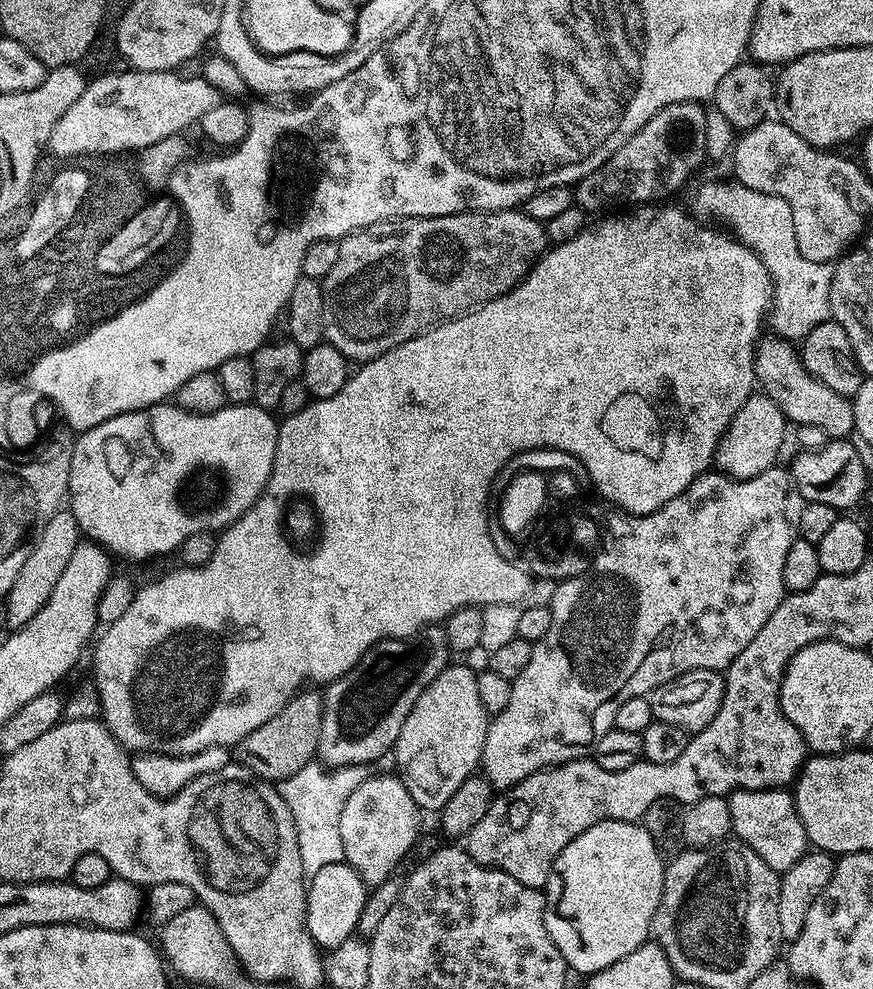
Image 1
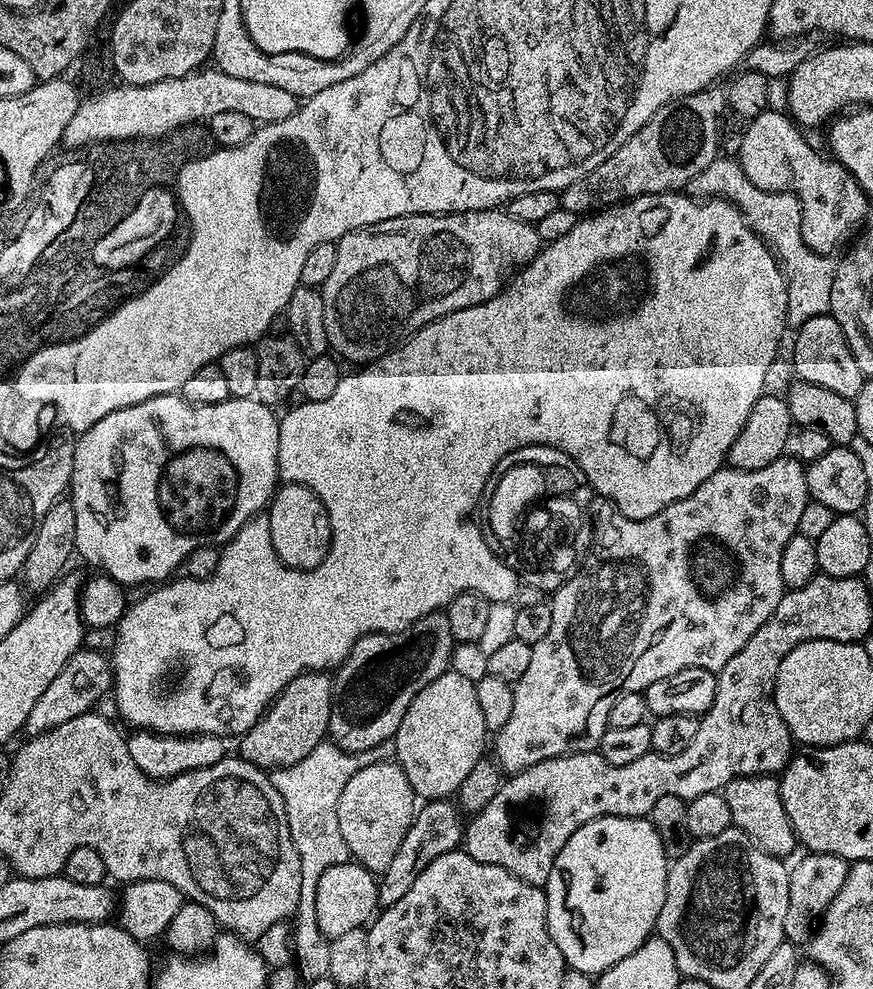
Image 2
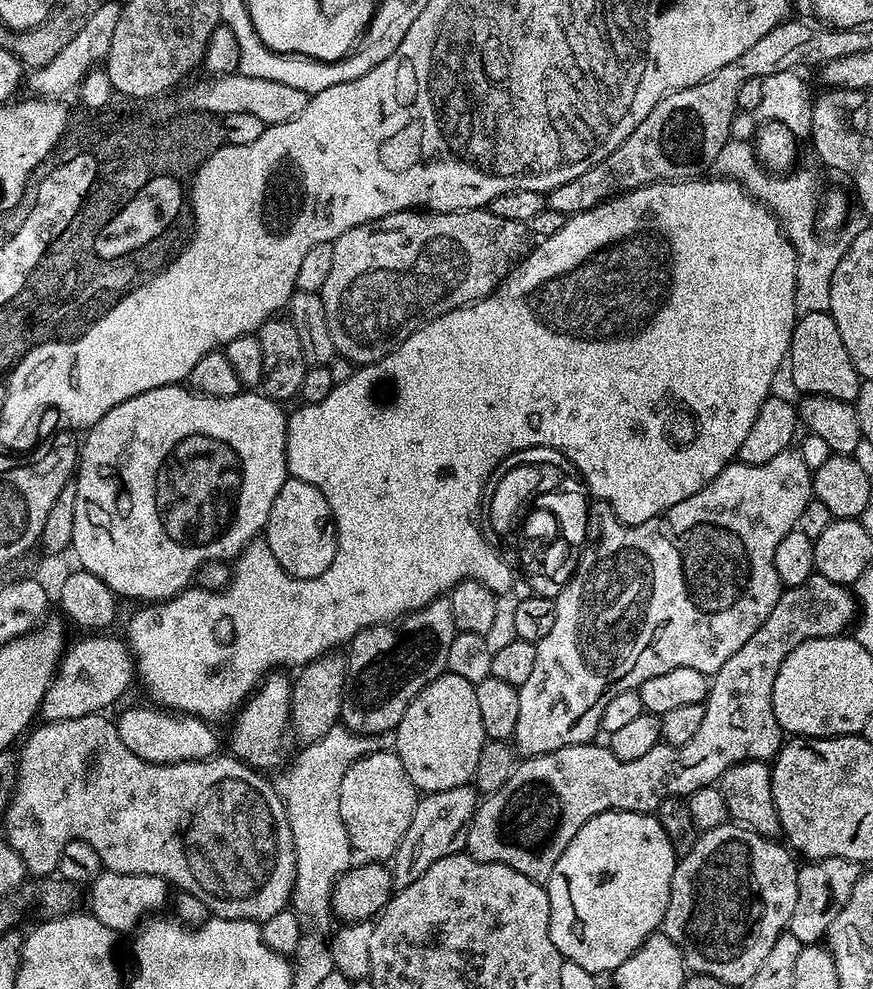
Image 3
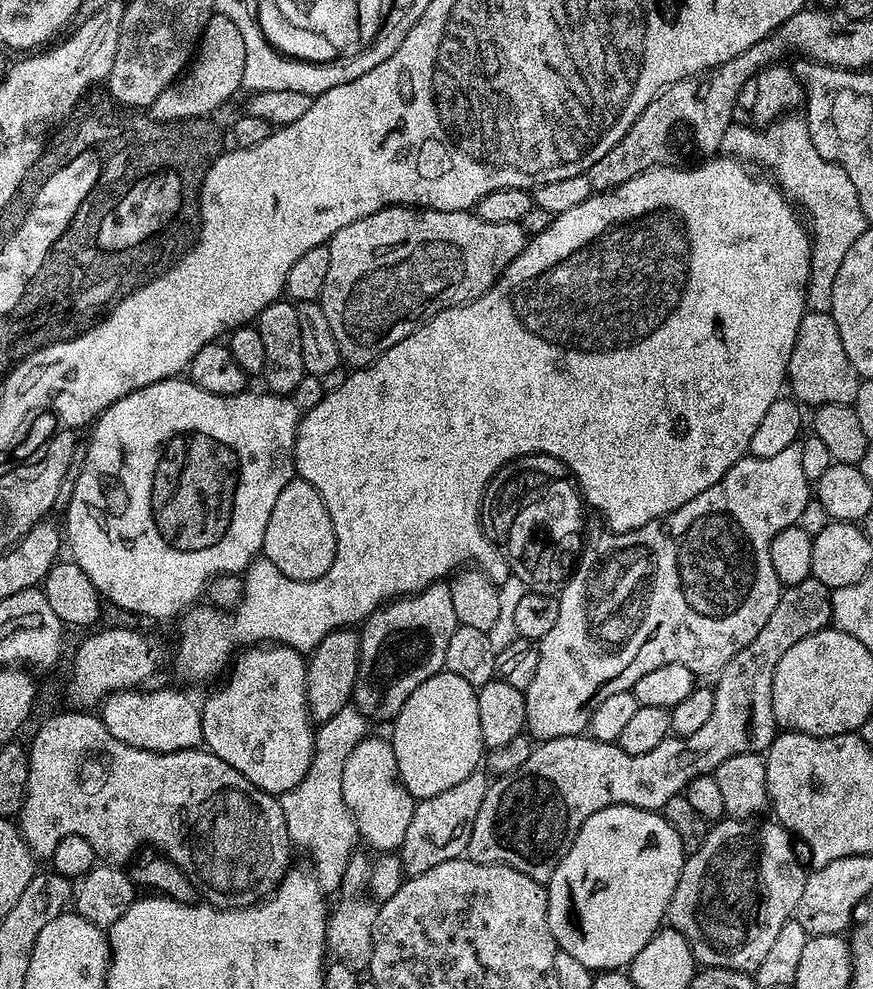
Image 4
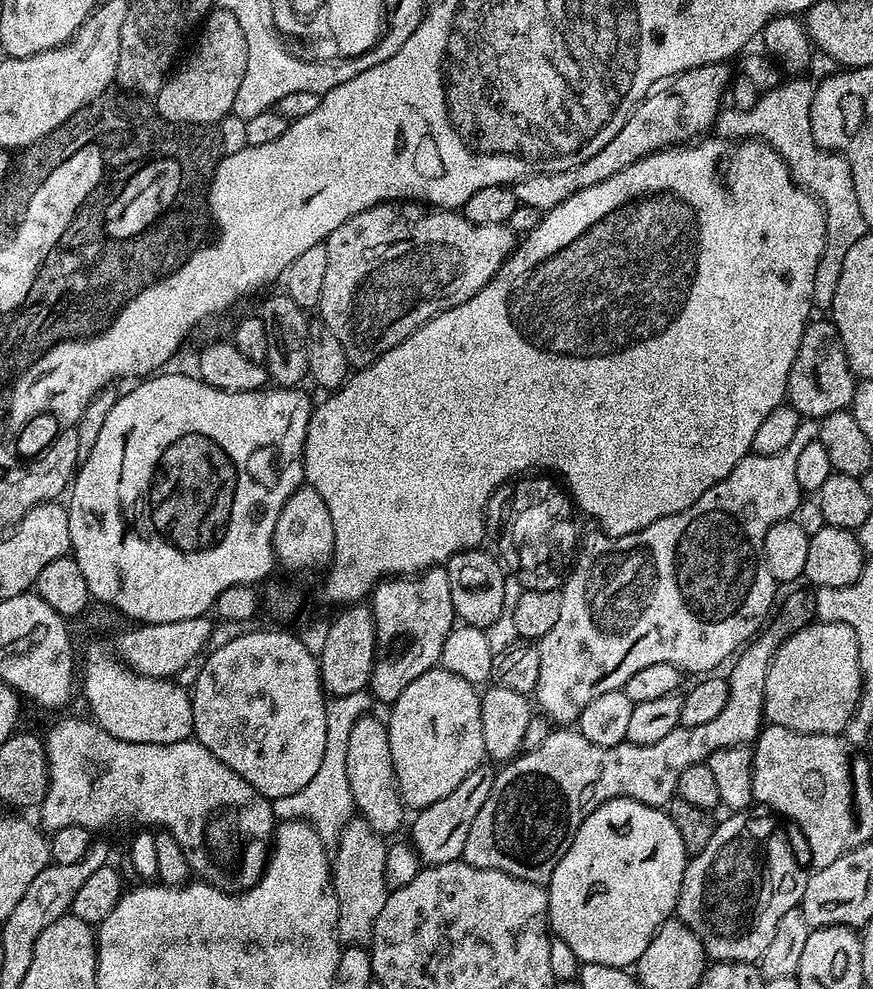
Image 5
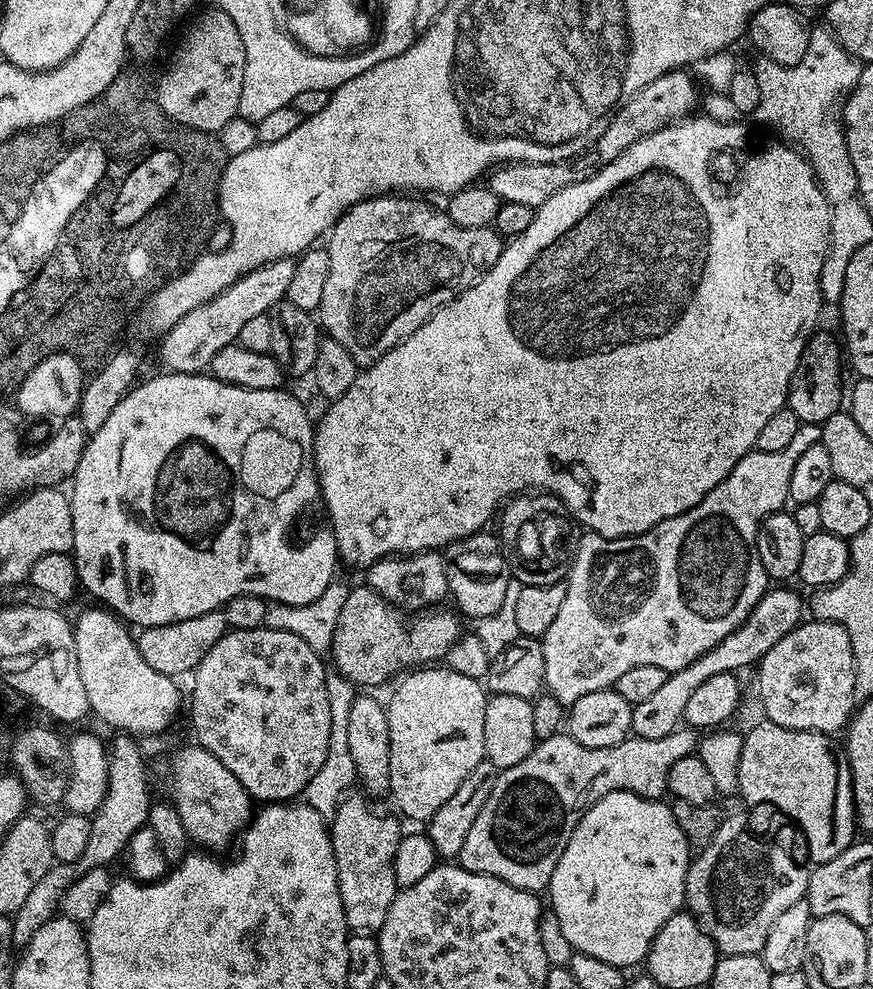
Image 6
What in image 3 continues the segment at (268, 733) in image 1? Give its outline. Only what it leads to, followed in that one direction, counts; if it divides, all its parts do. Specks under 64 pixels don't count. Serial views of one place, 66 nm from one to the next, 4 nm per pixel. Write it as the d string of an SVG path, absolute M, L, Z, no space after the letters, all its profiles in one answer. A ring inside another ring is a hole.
M333 650L317 660L311 660L295 673L292 680L292 714L290 728L300 739L301 745L312 744L322 738L331 728L337 727L342 710L344 690L348 686L348 658L347 655Z

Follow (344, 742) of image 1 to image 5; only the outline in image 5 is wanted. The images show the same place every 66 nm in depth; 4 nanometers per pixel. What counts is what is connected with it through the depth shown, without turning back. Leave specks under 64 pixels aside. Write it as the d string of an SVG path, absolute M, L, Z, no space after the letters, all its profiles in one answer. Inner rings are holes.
M447 567L381 580L370 593L370 607L376 627L376 661L368 688L375 699L377 696L384 706L391 706L414 678L422 678L422 674L440 664L446 638L457 623Z

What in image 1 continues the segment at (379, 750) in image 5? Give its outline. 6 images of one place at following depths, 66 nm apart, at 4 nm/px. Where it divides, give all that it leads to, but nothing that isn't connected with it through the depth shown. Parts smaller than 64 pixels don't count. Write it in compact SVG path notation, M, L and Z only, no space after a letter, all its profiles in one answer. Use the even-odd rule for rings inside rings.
M373 774L355 787L346 806L342 806L342 818L338 827L342 834L344 863L351 866L364 883L375 886L393 879L396 867L408 856L408 851L420 836L422 810L410 798L410 790L396 774Z

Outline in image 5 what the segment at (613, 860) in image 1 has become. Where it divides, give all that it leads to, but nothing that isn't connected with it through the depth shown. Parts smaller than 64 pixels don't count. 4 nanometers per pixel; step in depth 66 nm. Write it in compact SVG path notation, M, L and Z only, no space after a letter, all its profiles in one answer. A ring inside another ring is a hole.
M618 798L598 806L598 810L594 810L594 814L590 814L590 818L586 818L586 822L582 822L582 826L578 826L578 830L570 842L570 850L566 850L566 854L562 854L562 862L558 862L558 866L554 866L554 874L546 885L548 923L555 939L566 942L566 946L570 946L570 950L574 950L576 957L583 963L631 969L636 960L642 958L642 950L646 950L646 946L650 946L654 934L662 927L665 920L675 913L678 894L682 890L682 878L689 859L686 846L682 846L682 834L678 834L678 826L674 826L674 822L668 817L664 808L651 808L648 804L634 802L630 798Z

